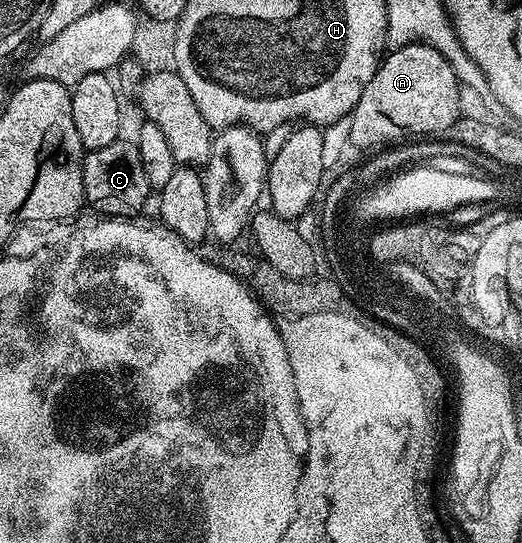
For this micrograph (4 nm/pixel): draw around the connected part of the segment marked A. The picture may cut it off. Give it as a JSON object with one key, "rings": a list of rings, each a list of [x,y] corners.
{"rings":[[[418,43],[393,48],[353,108],[348,125],[349,144],[372,149],[400,133],[445,134],[461,112],[461,96],[463,89],[455,78],[455,70],[447,66],[447,58],[439,50]]]}

